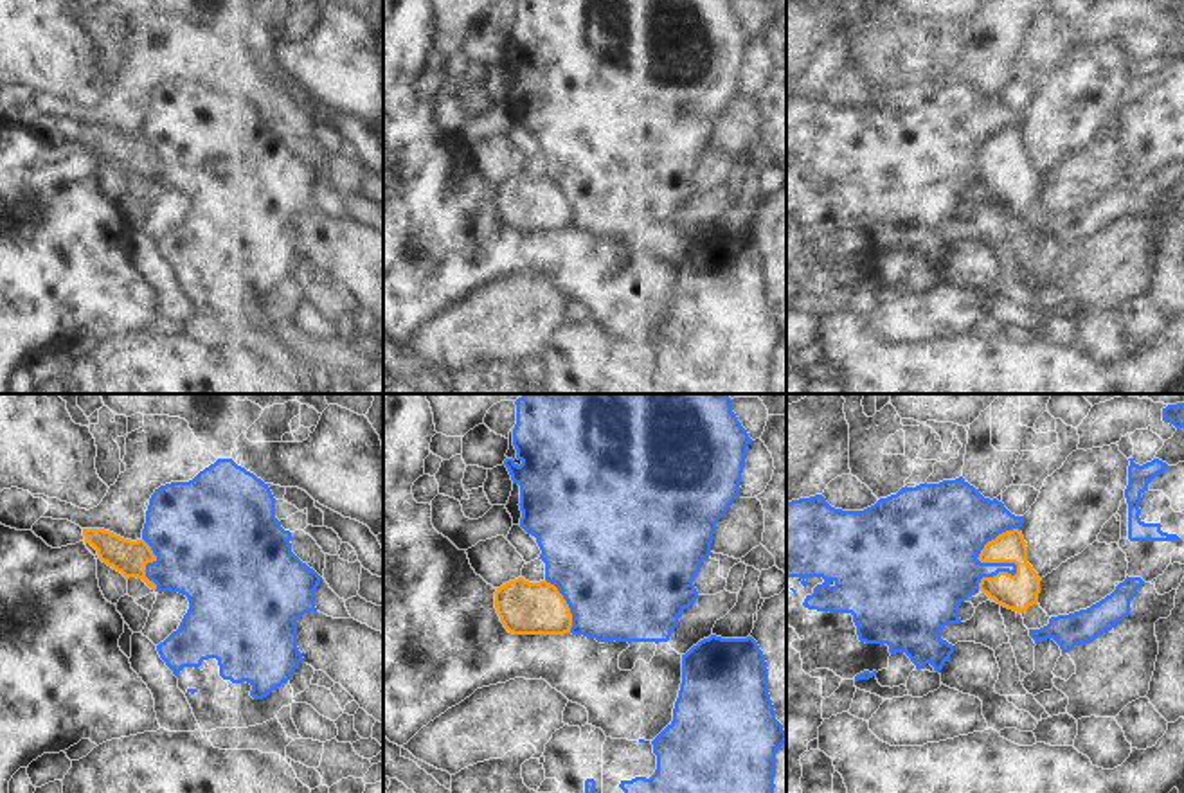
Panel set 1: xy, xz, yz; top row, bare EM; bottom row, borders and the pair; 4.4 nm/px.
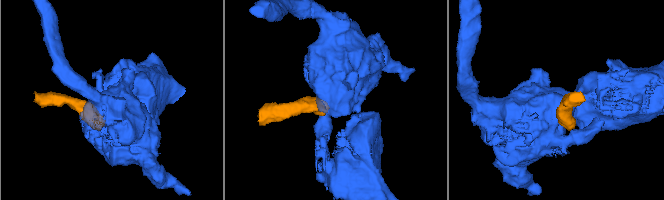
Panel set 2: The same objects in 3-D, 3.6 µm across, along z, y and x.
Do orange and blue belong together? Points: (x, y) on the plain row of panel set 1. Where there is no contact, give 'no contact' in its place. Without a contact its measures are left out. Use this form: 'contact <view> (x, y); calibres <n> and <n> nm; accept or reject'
contact yz (999, 159); calibres 160 and 320 nm; reject

